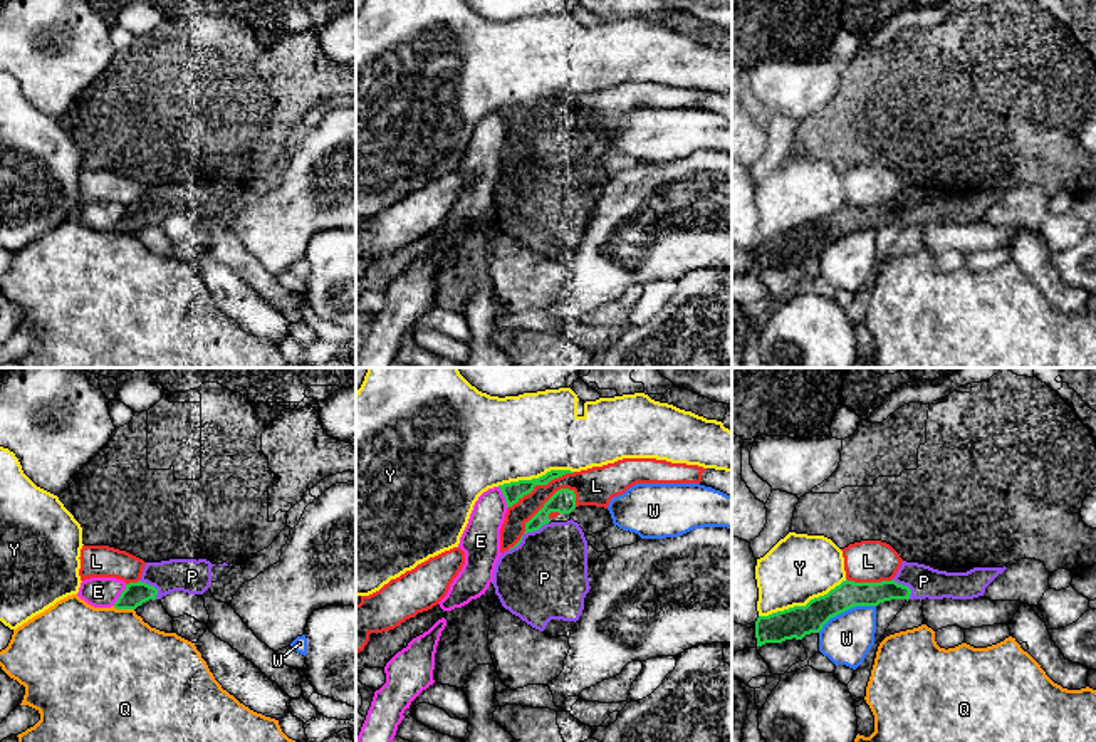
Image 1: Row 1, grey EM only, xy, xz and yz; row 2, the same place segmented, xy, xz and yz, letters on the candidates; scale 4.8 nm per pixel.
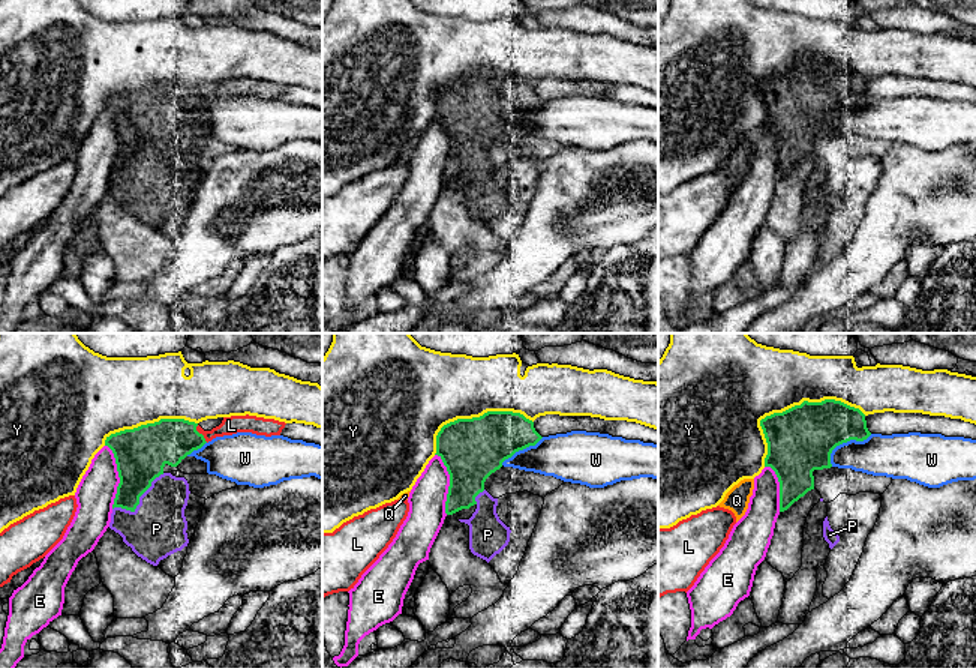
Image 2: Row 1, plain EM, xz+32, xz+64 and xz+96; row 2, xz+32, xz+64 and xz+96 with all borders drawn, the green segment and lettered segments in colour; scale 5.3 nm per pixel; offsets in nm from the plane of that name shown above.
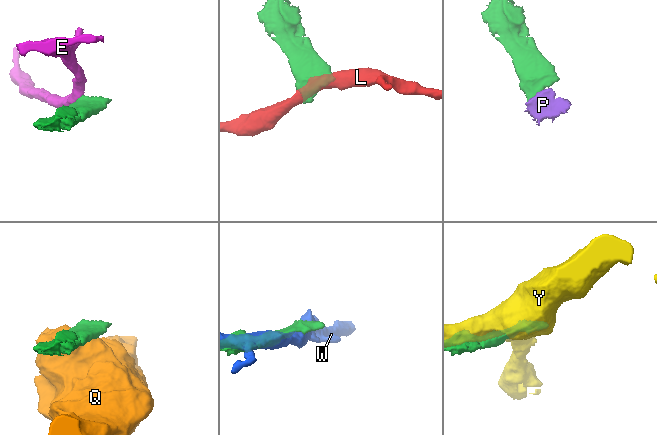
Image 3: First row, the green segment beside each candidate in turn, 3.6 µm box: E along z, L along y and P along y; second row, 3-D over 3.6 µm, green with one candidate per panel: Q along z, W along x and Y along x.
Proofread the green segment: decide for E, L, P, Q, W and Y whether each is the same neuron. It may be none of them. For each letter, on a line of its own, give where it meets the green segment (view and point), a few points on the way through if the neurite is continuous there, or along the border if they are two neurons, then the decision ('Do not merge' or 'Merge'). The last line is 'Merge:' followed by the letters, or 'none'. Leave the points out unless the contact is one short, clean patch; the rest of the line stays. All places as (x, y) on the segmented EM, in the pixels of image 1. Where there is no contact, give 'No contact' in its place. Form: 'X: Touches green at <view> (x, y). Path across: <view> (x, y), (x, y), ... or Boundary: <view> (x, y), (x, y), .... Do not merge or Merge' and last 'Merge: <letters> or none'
E: Touches green at xy (121, 595). Do not merge
L: Touches green at xz (537, 512). Do not merge
P: Touches green at xz (527, 531). Merge
Q: Touches green at xy (123, 608). Do not merge
W: Touches green at yz (846, 610). Do not merge
Y: Touches green at yz (803, 606). Do not merge
Merge: P

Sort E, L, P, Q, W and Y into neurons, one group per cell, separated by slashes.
E / L / P / Q / W / Y

